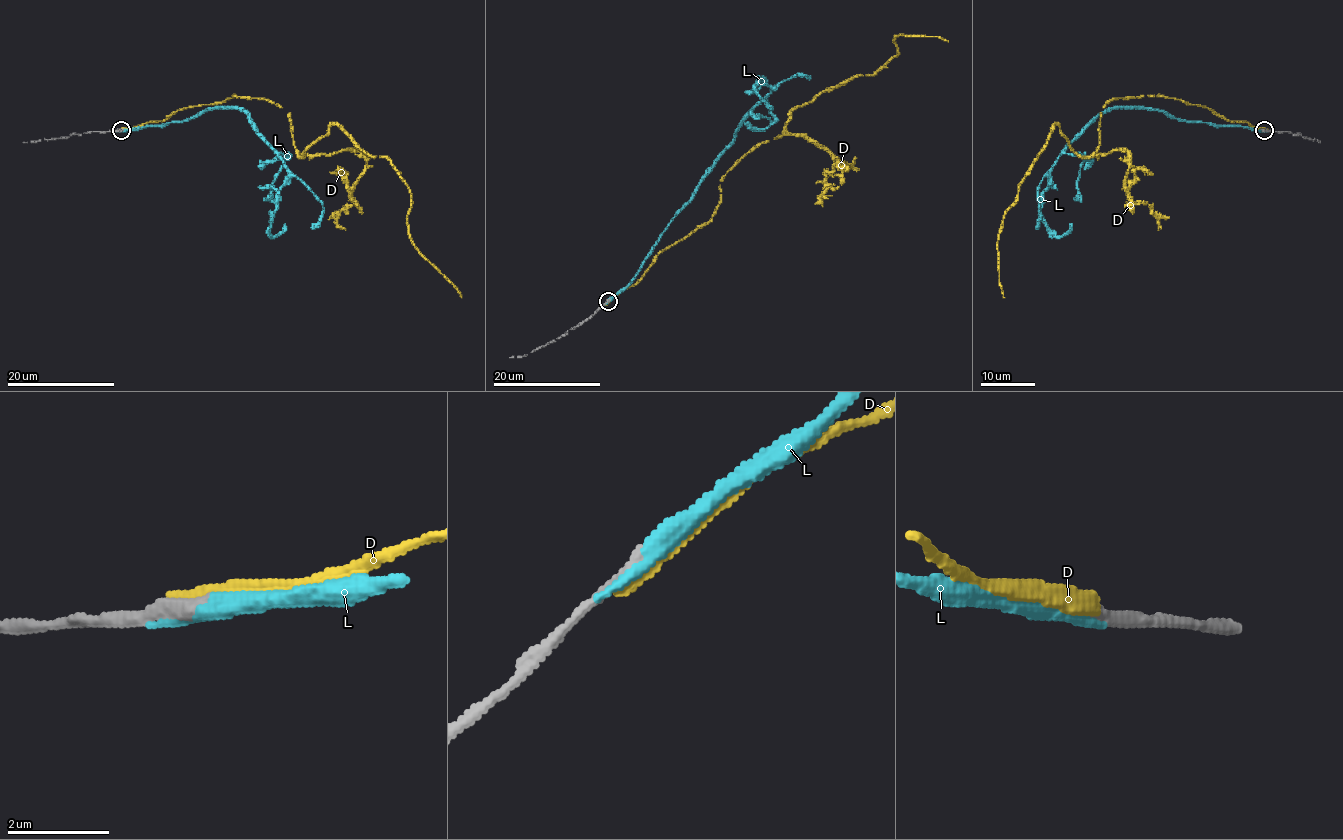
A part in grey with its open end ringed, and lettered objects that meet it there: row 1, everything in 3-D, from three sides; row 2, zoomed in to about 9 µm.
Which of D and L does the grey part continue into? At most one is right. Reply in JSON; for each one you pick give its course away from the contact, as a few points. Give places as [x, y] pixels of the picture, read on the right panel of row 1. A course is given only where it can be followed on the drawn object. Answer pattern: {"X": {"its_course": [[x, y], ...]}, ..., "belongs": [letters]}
{"L": {"its_course": [[1265, 130], [1180, 121], [1161, 110], [1109, 107], [1065, 149], [1050, 171], [1042, 220], [1060, 237], [1072, 223]]}, "belongs": ["L"]}

